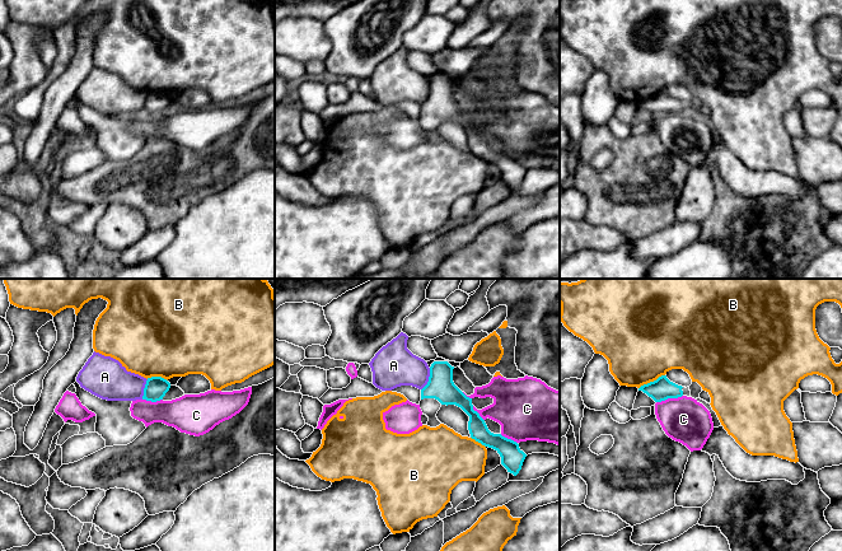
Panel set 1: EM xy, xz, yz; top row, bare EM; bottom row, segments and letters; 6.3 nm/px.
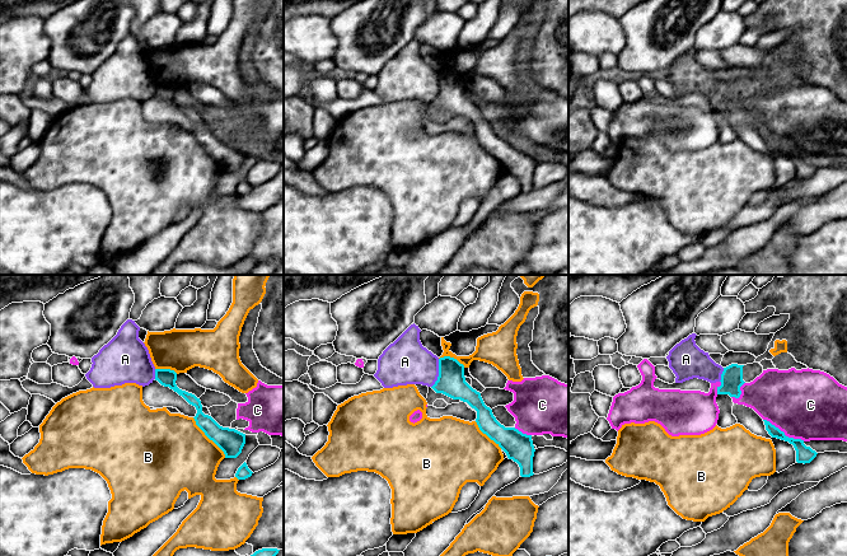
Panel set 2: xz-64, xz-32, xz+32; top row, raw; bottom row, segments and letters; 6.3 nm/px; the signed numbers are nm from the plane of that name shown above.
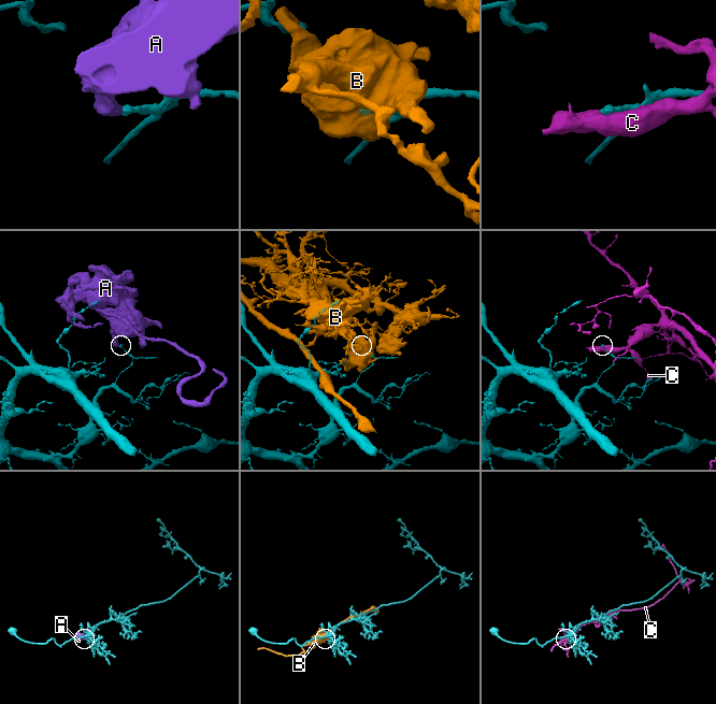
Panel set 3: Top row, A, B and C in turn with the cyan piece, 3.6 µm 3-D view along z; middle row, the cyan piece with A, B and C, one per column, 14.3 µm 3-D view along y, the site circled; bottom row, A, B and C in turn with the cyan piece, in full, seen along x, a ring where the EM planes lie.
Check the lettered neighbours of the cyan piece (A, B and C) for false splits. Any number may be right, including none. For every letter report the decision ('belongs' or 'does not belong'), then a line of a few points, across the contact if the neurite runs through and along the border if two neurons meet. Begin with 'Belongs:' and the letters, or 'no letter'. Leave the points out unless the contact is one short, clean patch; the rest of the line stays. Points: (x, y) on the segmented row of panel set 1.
Belongs: no letter
A: does not belong; line xz (430, 368), (427, 383), (421, 390)
B: does not belong
C: does not belong

